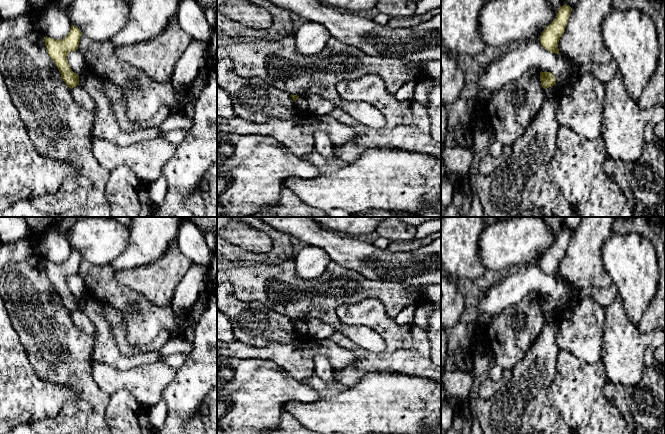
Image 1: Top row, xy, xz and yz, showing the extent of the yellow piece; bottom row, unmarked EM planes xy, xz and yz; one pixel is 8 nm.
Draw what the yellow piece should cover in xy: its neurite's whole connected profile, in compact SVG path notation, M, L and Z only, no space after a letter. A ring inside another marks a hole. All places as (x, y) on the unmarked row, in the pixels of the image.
M72 249L68 259L61 264L45 261L47 276L55 286L63 305L70 313L79 309L79 299L70 292L67 280L69 276L78 274L81 260L82 256L80 253Z

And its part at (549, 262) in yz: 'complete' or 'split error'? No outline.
complete

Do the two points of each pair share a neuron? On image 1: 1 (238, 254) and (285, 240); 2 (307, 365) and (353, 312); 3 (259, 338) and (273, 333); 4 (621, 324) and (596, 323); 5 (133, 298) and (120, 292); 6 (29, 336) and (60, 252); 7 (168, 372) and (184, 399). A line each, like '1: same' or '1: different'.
1: same
2: different
3: same
4: different
5: same
6: different
7: different

